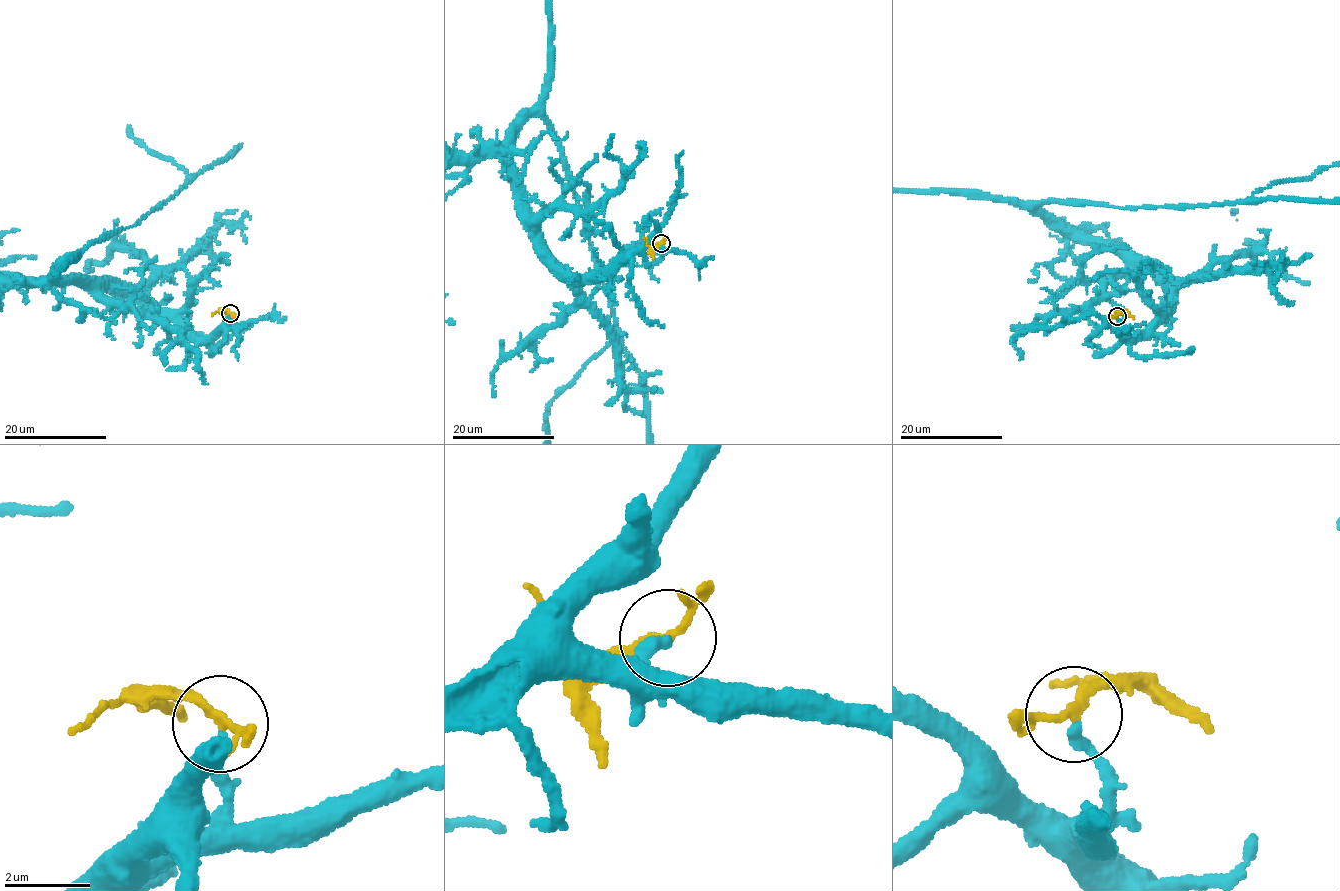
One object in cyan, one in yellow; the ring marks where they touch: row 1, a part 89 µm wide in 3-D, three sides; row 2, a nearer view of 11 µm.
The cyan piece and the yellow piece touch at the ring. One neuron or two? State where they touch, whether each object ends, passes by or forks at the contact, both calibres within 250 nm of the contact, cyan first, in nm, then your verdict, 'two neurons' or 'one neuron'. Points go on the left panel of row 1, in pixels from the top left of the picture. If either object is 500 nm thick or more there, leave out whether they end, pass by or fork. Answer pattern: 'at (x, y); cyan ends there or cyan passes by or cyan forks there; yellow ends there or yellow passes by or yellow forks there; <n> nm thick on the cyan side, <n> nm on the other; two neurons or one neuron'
at (230, 313); cyan ends there; yellow passes by; 280 nm thick on the cyan side, 180 nm on the other; one neuron

